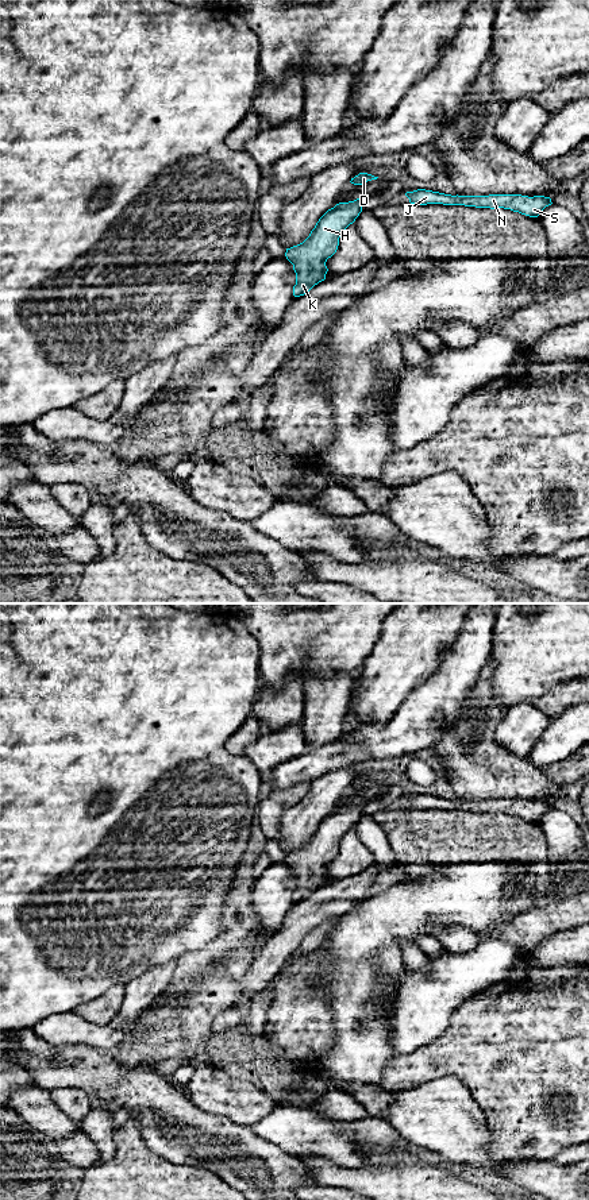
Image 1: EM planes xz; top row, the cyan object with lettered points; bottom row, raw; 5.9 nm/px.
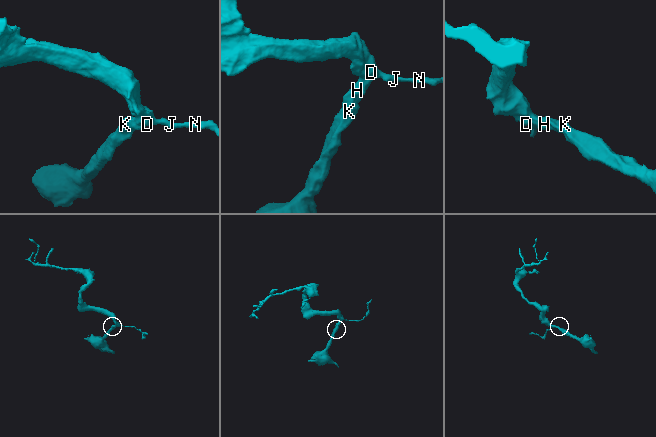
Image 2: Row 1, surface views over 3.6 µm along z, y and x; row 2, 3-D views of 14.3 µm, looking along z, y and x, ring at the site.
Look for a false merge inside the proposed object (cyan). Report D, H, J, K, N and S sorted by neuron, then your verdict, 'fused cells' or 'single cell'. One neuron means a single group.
groups D H J K N S; single cell

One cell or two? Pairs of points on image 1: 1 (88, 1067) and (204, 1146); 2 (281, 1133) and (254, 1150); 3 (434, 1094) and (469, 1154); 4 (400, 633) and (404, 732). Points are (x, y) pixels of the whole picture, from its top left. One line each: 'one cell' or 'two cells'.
1: one cell
2: two cells
3: one cell
4: two cells

